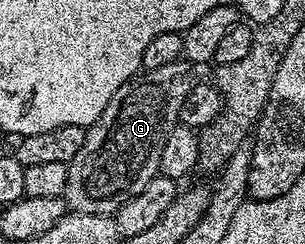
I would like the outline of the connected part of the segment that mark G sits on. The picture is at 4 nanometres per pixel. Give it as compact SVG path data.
M182 58L159 70L142 71L115 90L107 110L89 125L79 154L69 163L64 197L72 211L113 216L158 176L163 142L179 123L181 107L195 83L192 71L189 61Z

